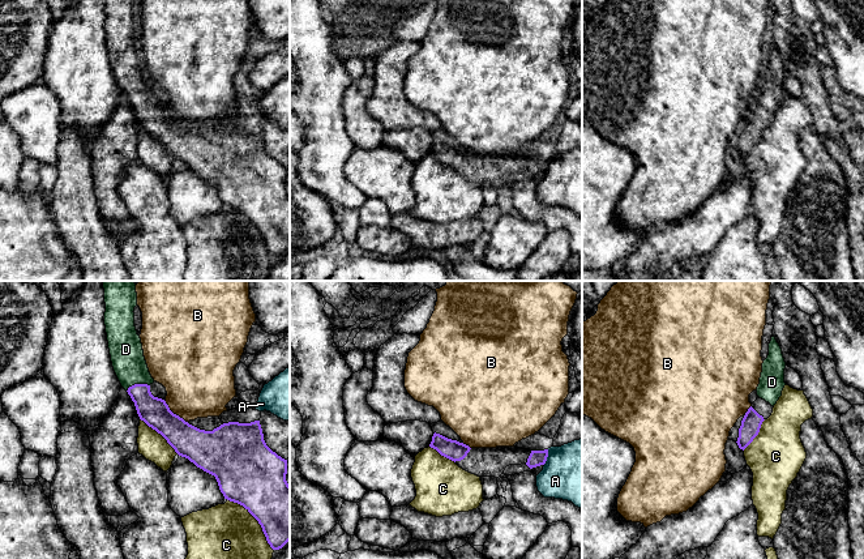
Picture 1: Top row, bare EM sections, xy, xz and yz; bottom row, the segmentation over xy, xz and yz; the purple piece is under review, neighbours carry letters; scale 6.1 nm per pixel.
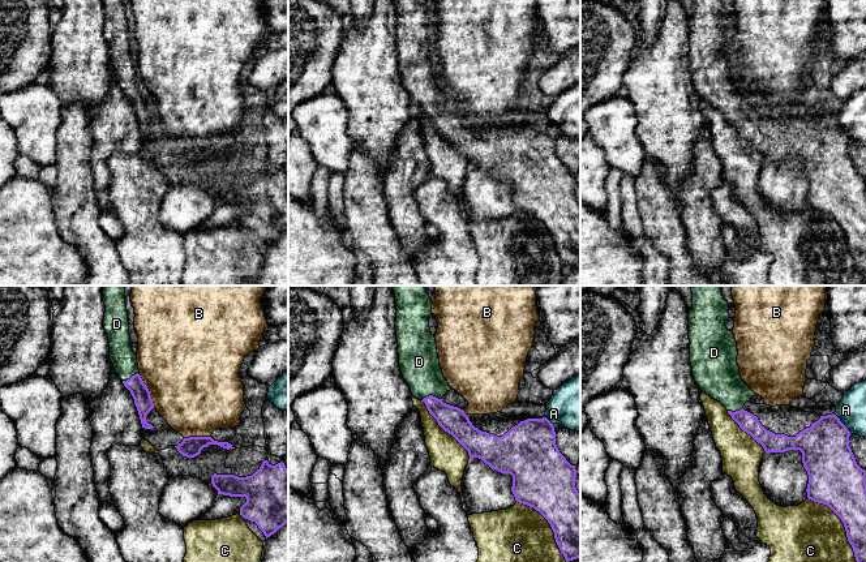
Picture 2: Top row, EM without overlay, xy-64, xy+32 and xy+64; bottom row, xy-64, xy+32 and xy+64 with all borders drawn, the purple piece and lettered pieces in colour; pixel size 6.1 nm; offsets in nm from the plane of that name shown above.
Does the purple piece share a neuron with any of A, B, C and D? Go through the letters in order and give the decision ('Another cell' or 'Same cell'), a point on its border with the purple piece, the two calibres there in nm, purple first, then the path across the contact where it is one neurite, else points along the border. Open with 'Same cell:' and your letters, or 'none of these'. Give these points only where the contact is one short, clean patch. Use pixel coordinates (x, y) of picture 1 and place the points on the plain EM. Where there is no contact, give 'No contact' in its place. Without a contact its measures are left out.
Same cell: D
A: Another cell. Touches purple at xz (547, 163). Thickness 100 nm (purple) against 380 nm. Boundary: xz (548, 157), (548, 163), (543, 171)
B: Another cell. Touches purple at xy (172, 120). Thickness 200 nm (purple) against 420 nm
C: Another cell. Touches purple at xy (257, 227). Thickness 360 nm (purple) against 480 nm
D: Same cell. Touches purple at xy (137, 92). Thickness 180 nm (purple) against 200 nm. Path across: xy (154, 119), (144, 109), (137, 92), (125, 56)

